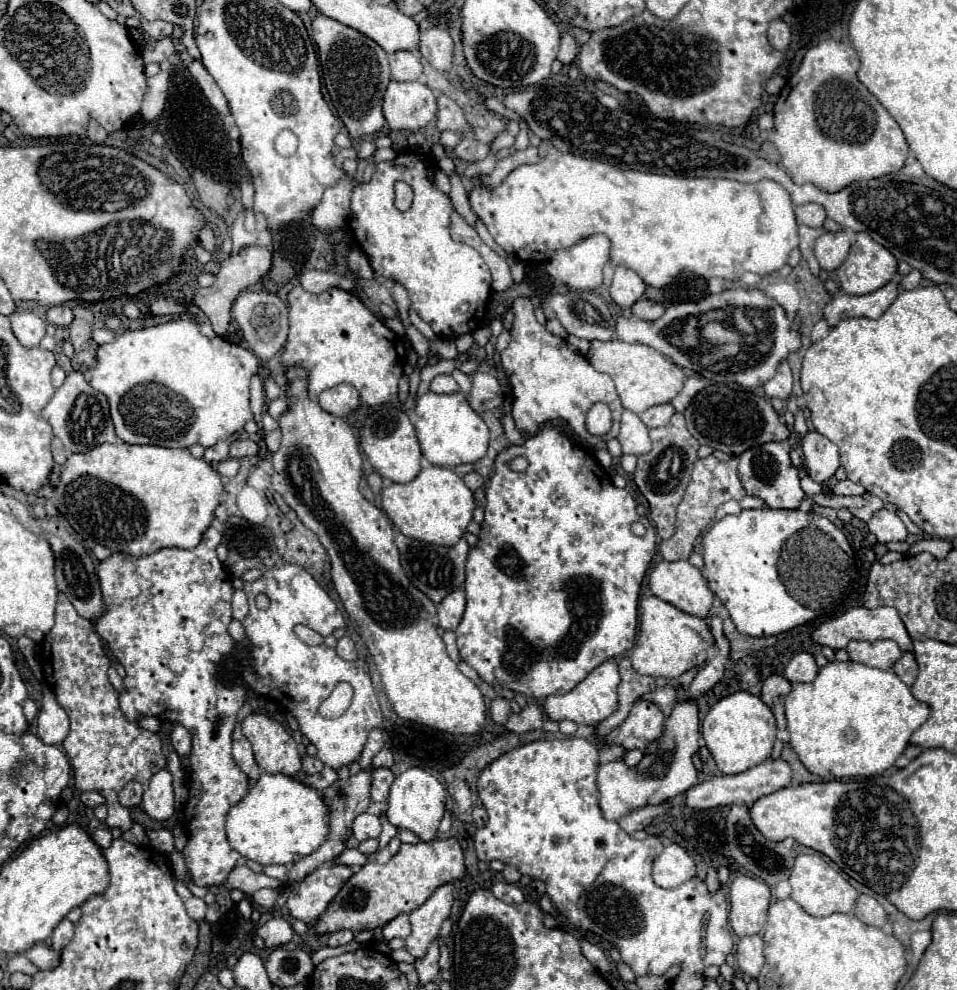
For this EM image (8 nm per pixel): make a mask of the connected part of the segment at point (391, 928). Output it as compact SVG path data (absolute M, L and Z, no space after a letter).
M403 913L399 917L395 917L393 921L389 921L385 927L382 928L382 934L387 941L393 939L393 937L407 937L411 933L411 923L409 923L409 917Z

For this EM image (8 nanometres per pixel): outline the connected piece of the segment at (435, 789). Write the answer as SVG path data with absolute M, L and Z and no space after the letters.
M409 767L399 777L395 777L387 800L387 819L399 827L415 833L421 841L433 841L437 835L439 821L445 813L445 787L425 769L421 767Z

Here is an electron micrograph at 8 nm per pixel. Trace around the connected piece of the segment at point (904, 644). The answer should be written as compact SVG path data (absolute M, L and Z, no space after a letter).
M853 607L847 613L839 615L837 619L831 619L827 623L823 623L821 627L817 627L817 631L813 633L813 639L821 645L831 647L833 651L837 649L845 649L847 643L851 639L861 639L861 641L881 641L881 639L893 639L897 641L897 645L903 651L911 651L913 649L913 641L907 635L907 629L899 617L899 613L893 607L877 607L877 609L865 609L865 607Z

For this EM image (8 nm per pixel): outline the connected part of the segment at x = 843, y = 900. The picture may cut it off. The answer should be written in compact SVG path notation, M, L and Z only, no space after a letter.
M799 855L789 875L793 887L791 899L797 901L809 915L825 917L831 913L853 913L857 901L857 889L838 871L835 871L823 855Z

